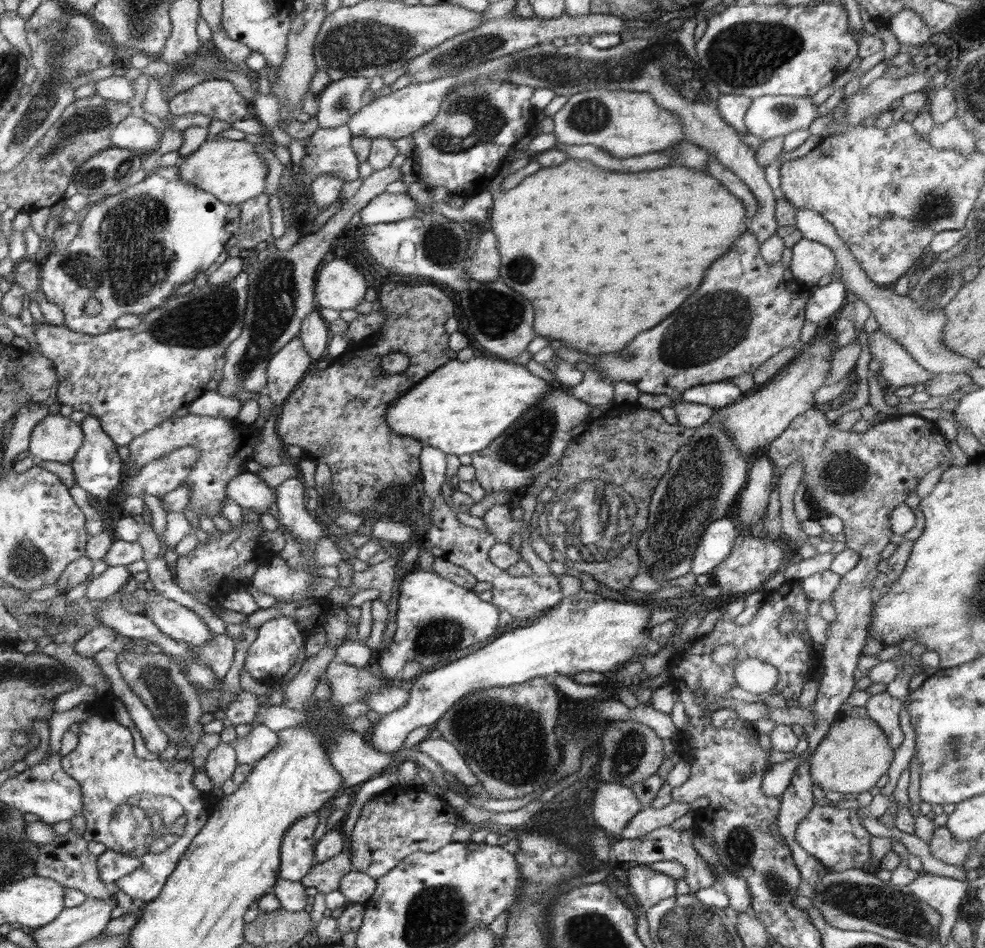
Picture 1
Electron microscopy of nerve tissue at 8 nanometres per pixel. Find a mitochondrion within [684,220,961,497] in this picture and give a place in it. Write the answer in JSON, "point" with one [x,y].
{"point":[942,287]}

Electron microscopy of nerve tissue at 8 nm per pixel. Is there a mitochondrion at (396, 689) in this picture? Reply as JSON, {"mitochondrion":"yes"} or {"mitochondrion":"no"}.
{"mitochondrion":"no"}

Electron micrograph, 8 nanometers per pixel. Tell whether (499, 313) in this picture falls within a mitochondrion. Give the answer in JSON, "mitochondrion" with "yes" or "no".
{"mitochondrion":"yes"}

